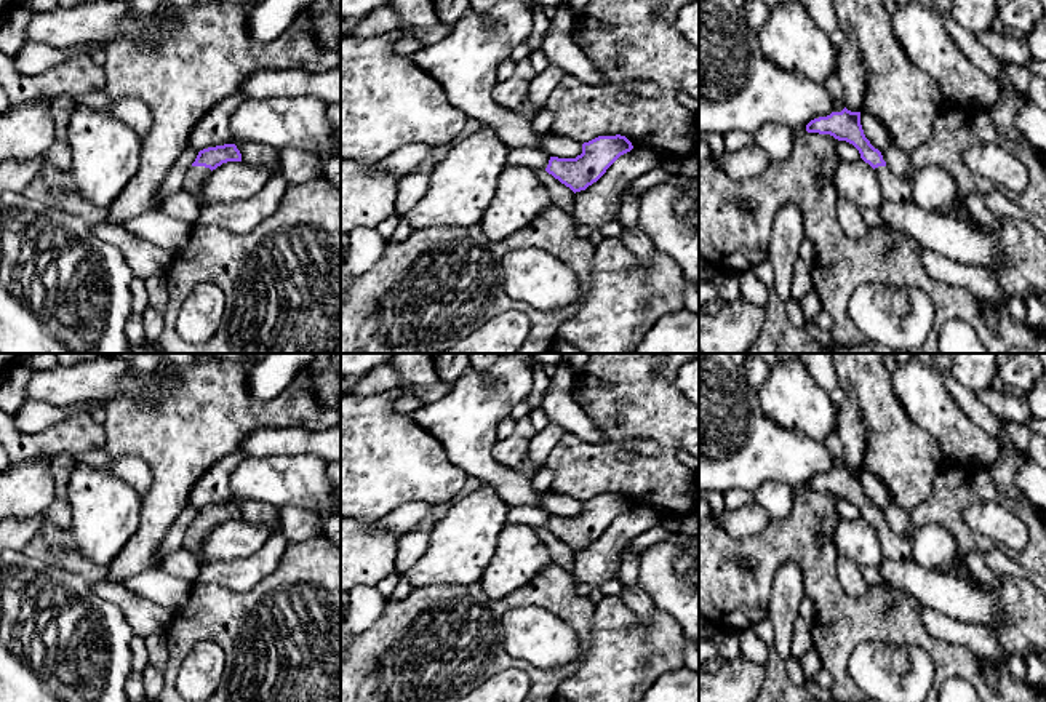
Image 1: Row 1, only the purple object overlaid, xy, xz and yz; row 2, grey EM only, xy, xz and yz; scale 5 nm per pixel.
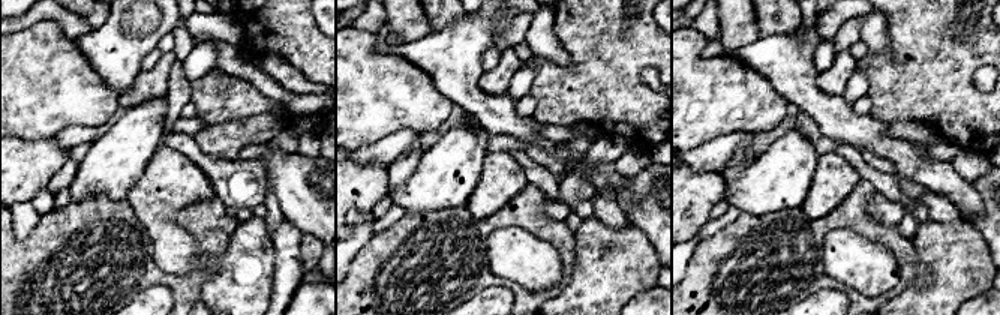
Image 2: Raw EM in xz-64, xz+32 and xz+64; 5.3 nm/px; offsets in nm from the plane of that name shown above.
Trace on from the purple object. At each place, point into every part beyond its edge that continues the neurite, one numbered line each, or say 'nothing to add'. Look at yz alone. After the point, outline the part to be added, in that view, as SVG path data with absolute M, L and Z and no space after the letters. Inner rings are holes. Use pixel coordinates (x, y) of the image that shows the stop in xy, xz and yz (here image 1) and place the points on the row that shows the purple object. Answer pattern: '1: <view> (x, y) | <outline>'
1: yz (1022, 274) | M950 104L939 107L932 120L931 138L910 154L907 177L896 177L888 166L875 168L883 198L912 203L912 185L918 170L939 166L952 174L956 184L956 209L966 209L971 193L987 195L995 189L992 181L974 176L963 162L968 147L979 142L996 142L998 130L985 107ZM968 211L964 222L980 233L992 235L1003 259L996 269L987 270L998 280L1008 297L1032 297L1046 293L1046 240L1025 221L1003 219L998 227L976 221Z

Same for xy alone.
1: xy (195, 175) | M190 166L184 181L184 187L189 192L198 193L205 177L211 174L210 168Z

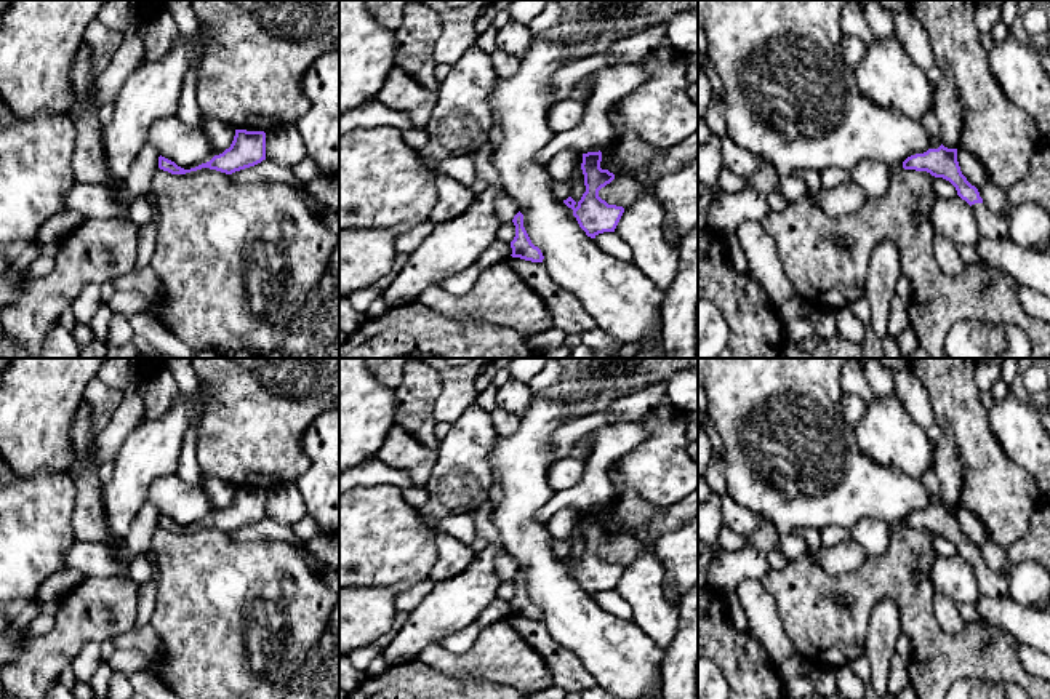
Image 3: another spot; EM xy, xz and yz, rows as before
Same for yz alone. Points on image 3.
1: yz (1034, 187) | M1050 141L1036 144L1032 149L1028 174L1007 190L1007 208L1004 214L992 214L984 203L972 205L980 235L994 240L1008 240L1010 214L1015 206L1023 203L1036 203L1050 214Z

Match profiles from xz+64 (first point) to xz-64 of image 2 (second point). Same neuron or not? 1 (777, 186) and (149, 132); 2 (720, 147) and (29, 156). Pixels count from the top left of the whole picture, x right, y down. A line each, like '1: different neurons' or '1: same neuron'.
1: same neuron
2: different neurons

